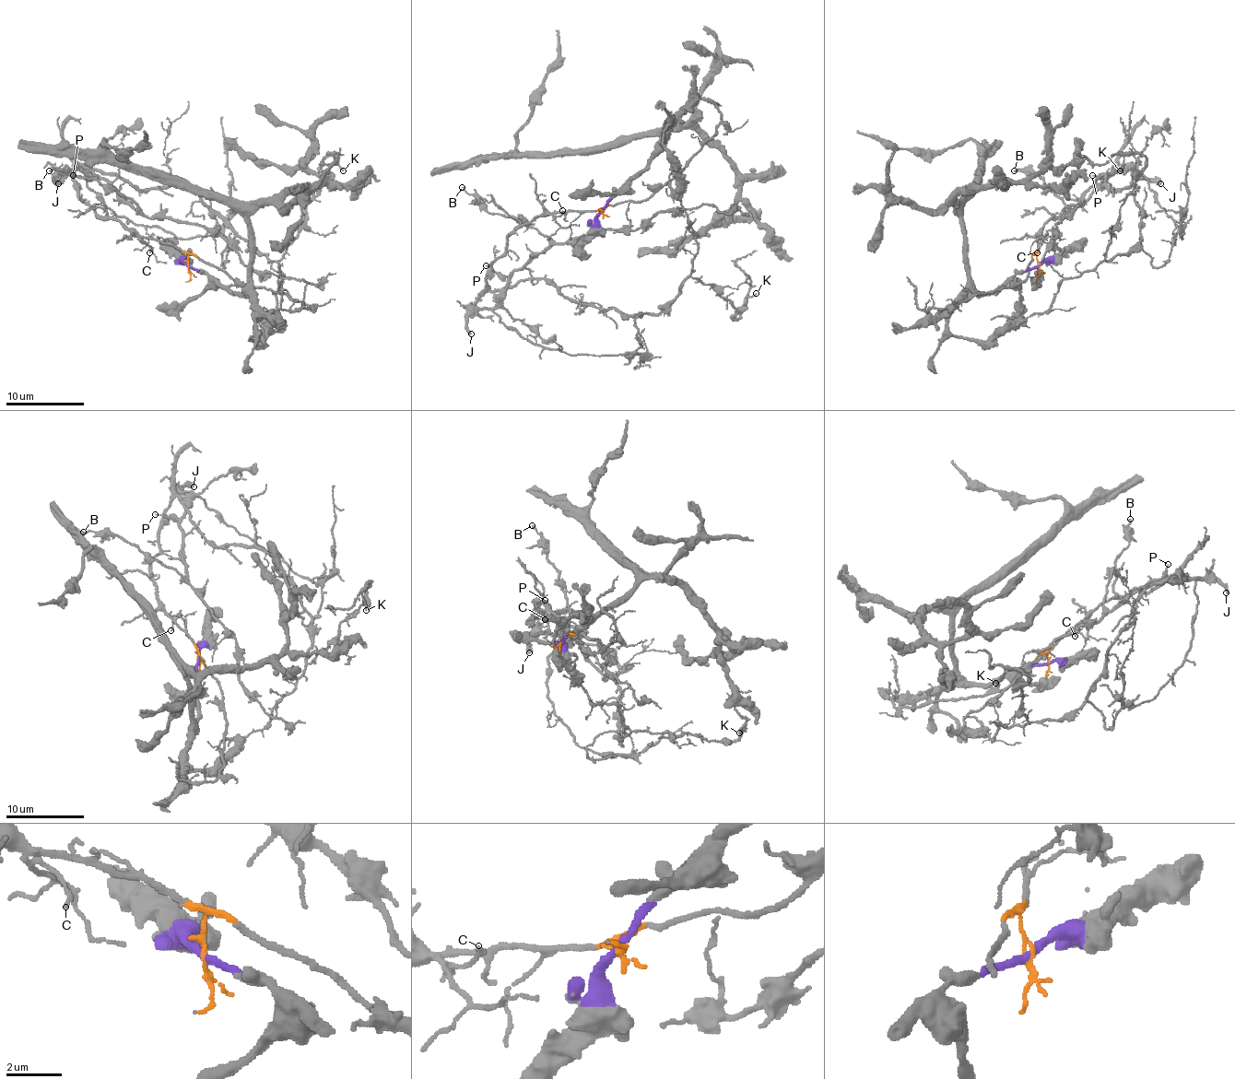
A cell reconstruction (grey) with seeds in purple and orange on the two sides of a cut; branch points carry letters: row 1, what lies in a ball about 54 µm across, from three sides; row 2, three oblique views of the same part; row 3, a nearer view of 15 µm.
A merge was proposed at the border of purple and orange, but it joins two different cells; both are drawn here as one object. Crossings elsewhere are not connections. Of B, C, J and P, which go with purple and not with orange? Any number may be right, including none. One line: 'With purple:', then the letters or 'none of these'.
With purple: none of these

